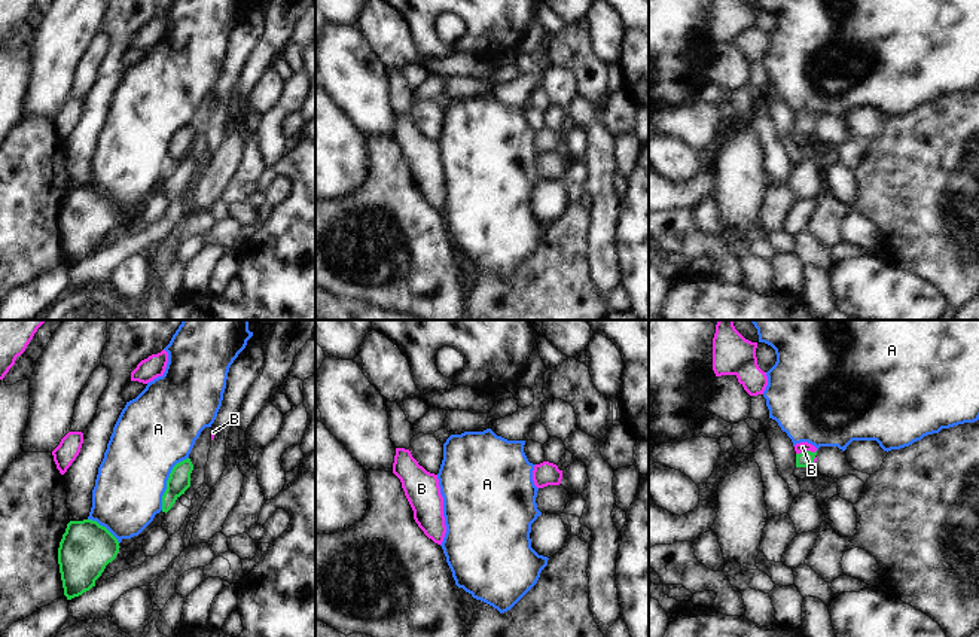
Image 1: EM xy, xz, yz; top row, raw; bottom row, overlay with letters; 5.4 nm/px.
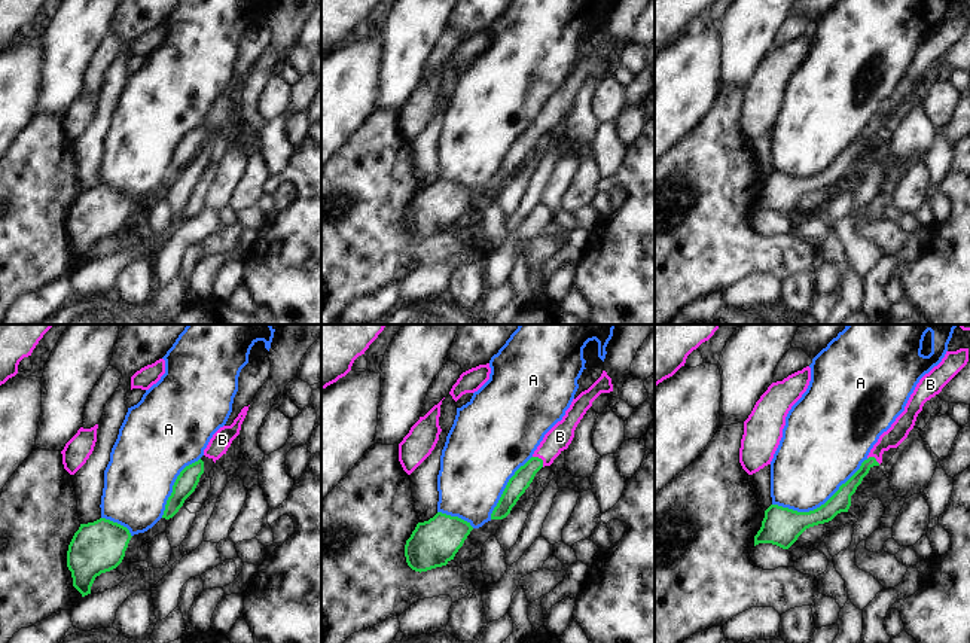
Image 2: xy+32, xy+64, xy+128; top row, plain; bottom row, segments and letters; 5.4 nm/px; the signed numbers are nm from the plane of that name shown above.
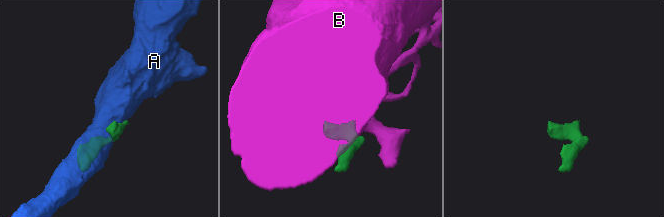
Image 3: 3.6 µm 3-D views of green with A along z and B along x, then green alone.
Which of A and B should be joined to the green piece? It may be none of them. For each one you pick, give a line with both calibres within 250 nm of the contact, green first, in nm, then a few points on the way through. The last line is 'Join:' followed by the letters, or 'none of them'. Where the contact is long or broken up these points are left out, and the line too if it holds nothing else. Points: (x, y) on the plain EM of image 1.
B: Thickness 80 nm (green) against 60 nm. Path across: yz (805, 125), (805, 118), (802, 113)
Join: B.

